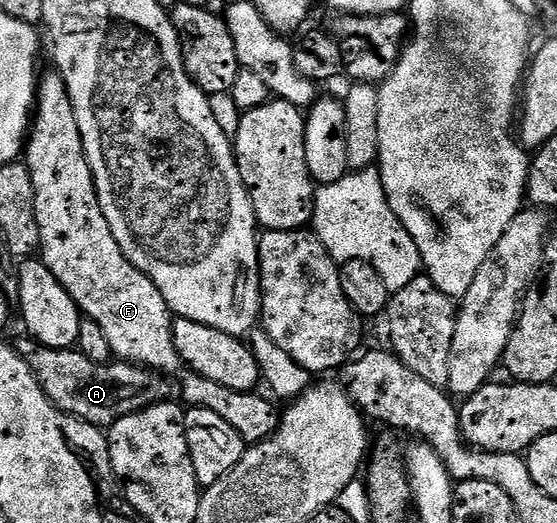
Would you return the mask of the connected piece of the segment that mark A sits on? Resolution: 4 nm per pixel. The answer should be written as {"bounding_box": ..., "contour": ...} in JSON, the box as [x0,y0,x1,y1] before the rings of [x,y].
{"bounding_box":[16,337,171,428],"contour":[[[23,337],[16,343],[16,350],[32,369],[43,393],[58,410],[96,427],[109,428],[120,417],[128,417],[153,403],[165,403],[171,398],[171,380],[149,367],[125,361],[94,363],[77,349],[43,347],[29,337]]]}

